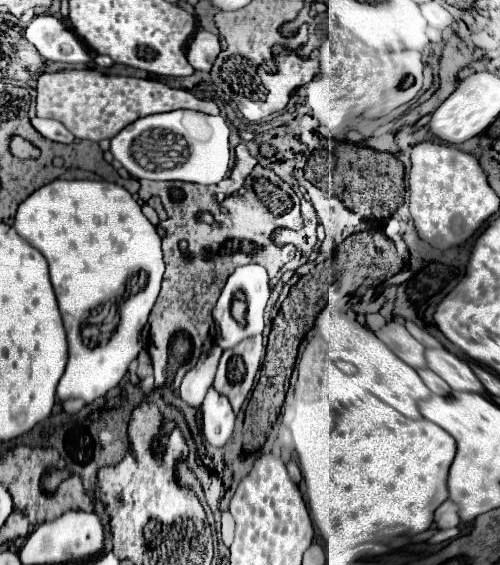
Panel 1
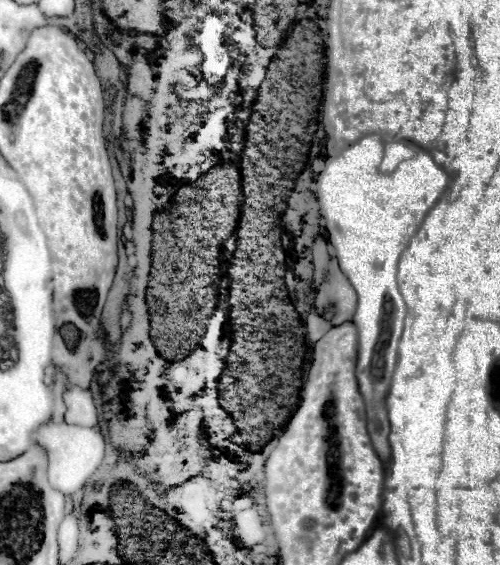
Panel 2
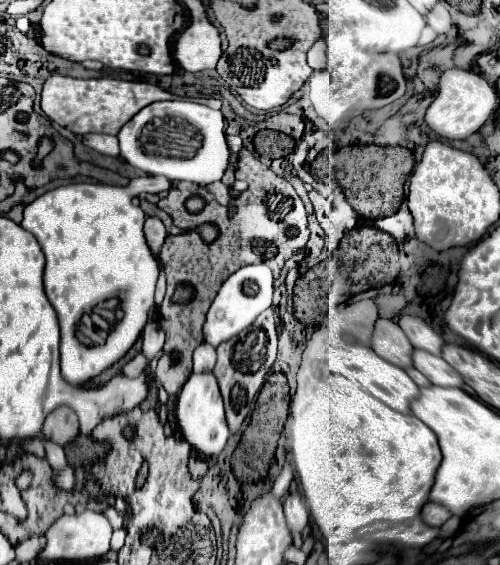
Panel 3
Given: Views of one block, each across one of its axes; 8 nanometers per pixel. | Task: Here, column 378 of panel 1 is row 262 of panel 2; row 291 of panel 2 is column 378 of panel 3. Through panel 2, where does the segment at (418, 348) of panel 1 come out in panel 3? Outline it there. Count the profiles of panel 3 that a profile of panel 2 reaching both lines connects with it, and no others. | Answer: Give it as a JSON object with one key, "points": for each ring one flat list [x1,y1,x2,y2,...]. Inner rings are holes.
{"points":[[380,318,374,328,372,336,372,348,376,354,380,354,384,360,400,366,410,368,412,366,412,344,408,342,404,330,396,324,396,320]]}

